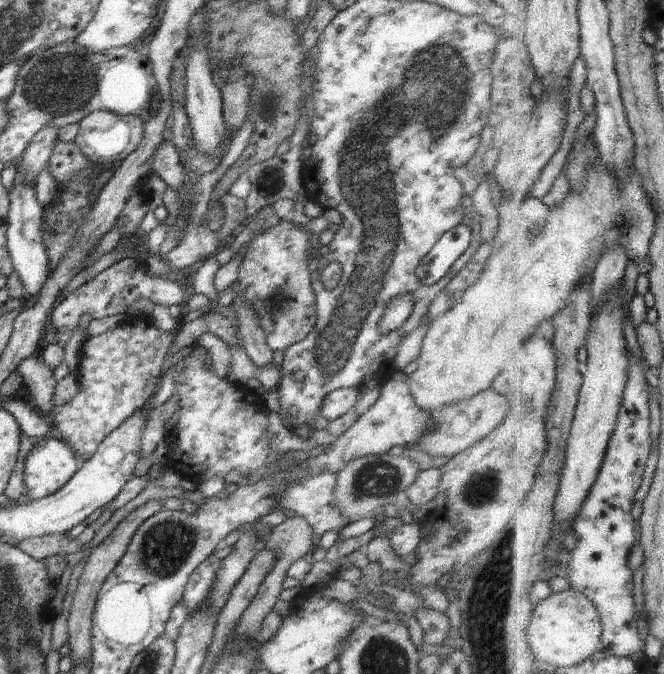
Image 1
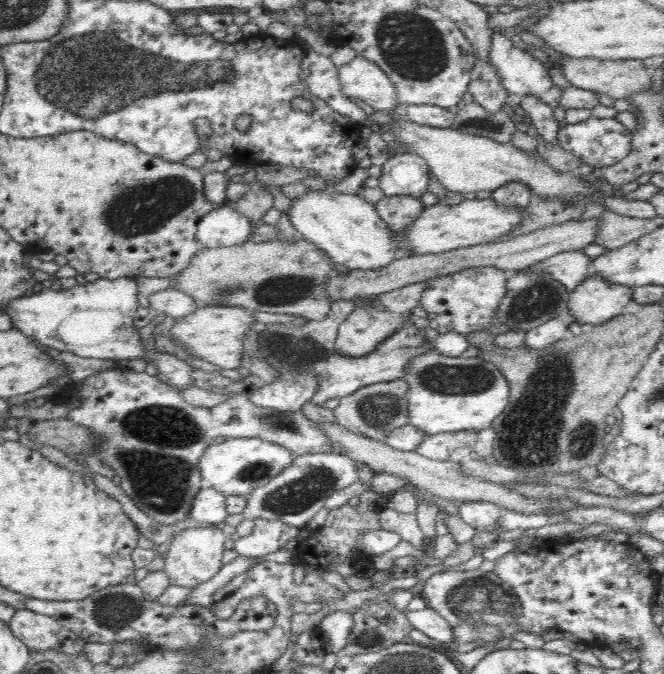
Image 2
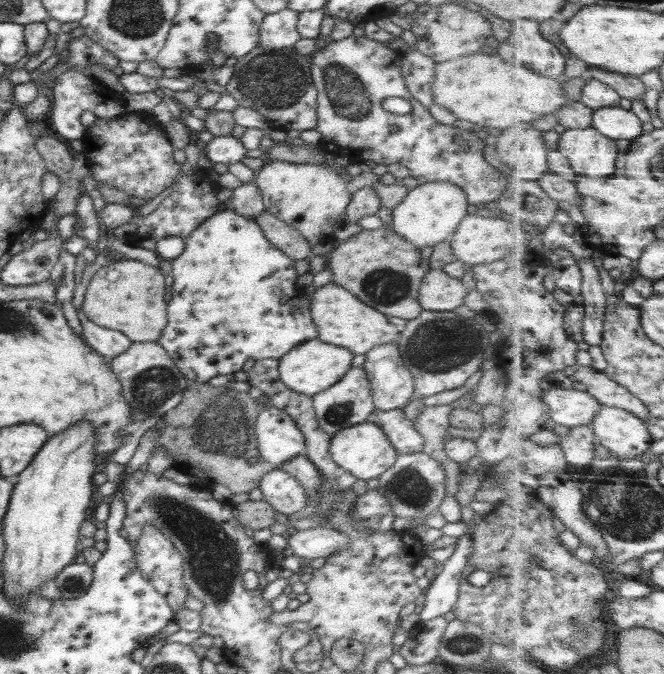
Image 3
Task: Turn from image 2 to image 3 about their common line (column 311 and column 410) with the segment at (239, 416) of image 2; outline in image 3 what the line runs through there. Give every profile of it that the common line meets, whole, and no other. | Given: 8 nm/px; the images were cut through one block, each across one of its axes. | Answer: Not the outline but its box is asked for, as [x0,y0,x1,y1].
[367,408,424,453]

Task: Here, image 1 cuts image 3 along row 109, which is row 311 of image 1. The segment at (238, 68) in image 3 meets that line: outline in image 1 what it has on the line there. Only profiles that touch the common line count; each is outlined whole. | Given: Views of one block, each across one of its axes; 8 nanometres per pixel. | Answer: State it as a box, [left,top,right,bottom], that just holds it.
[238,219,317,352]

